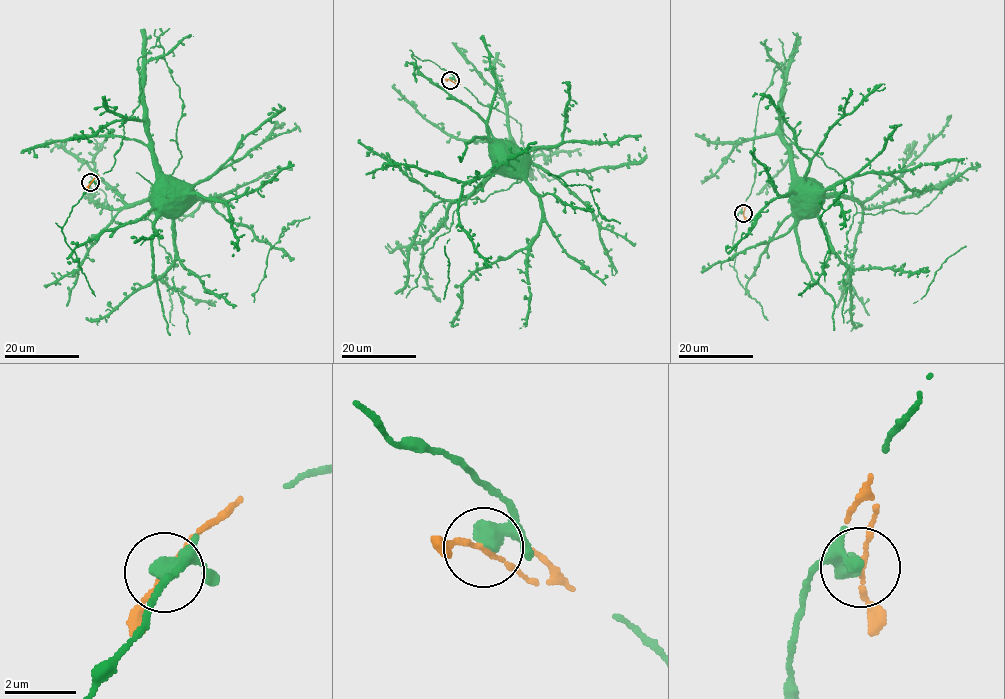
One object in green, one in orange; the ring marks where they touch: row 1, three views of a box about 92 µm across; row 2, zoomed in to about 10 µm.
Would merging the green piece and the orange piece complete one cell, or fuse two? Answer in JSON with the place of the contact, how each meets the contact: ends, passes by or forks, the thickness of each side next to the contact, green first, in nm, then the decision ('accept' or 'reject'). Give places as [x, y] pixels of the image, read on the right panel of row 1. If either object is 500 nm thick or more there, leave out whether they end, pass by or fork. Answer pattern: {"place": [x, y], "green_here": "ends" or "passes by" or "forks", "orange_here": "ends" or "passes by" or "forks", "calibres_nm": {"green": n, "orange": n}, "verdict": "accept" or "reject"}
{"place": [743, 213], "green_here": "passes by", "orange_here": "passes by", "calibres_nm": {"green": 360, "orange": 140}, "verdict": "accept"}

